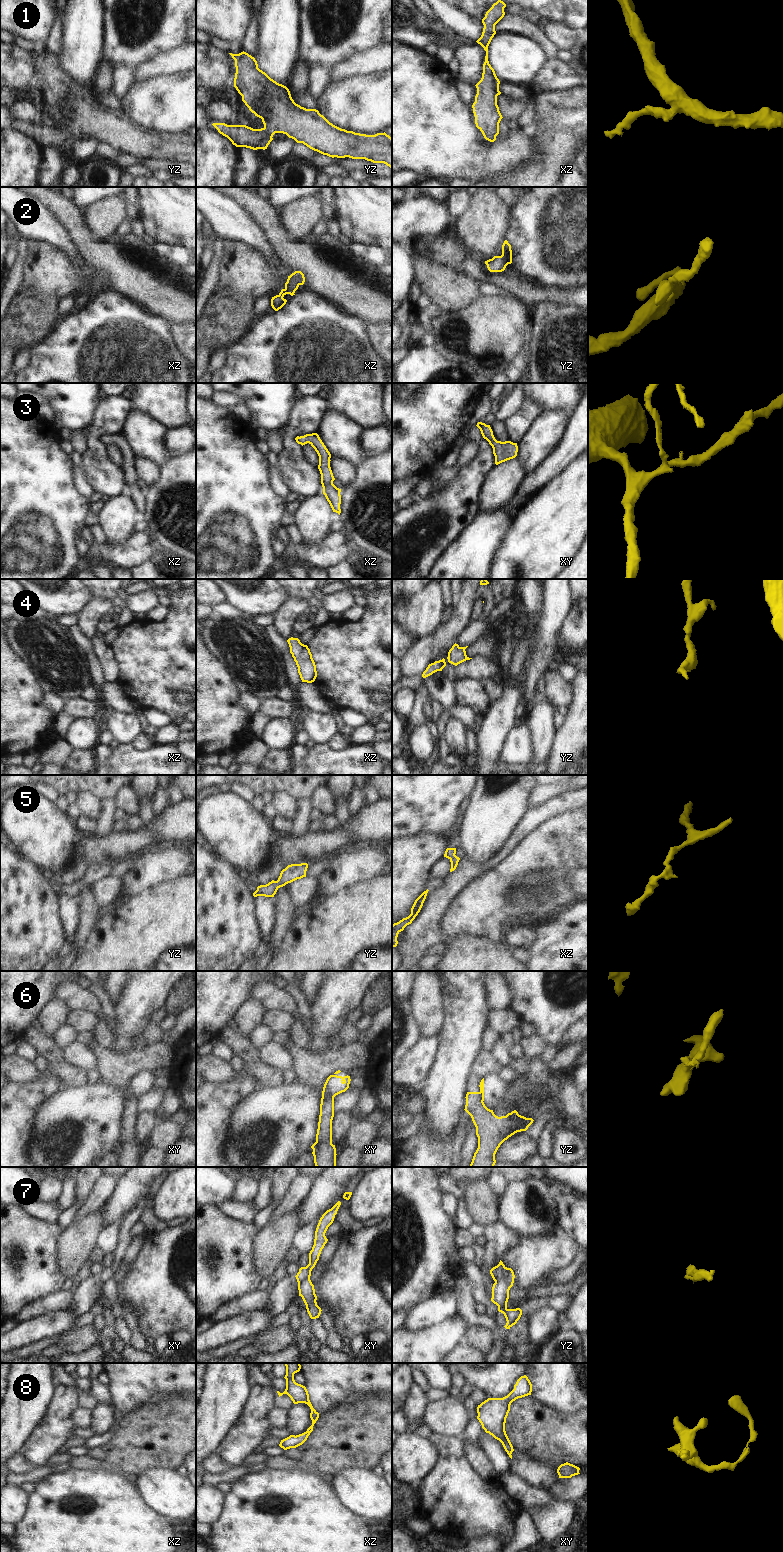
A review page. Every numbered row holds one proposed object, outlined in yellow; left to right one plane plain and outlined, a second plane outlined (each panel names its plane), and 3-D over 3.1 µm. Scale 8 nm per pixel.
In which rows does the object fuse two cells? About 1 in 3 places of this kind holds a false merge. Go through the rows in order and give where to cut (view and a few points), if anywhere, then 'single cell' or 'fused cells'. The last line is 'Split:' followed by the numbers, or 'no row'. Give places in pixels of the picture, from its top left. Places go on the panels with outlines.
1: no cut; single cell
2: no cut; single cell
3: no cut; single cell
4: no cut; single cell
5: no cut; single cell
6: cut in xy along (322, 1094), (333, 1098); fused cells
7: no cut; single cell
8: no cut; single cell
Split: 6

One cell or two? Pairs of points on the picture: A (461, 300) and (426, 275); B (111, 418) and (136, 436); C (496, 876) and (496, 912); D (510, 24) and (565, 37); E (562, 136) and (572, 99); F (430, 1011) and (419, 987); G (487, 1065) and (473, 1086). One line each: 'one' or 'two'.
A: one
B: two
C: one
D: two
E: one
F: one
G: one

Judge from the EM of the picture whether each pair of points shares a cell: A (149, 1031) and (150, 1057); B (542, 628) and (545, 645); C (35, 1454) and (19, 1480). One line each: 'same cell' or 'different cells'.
A: different cells
B: same cell
C: different cells

